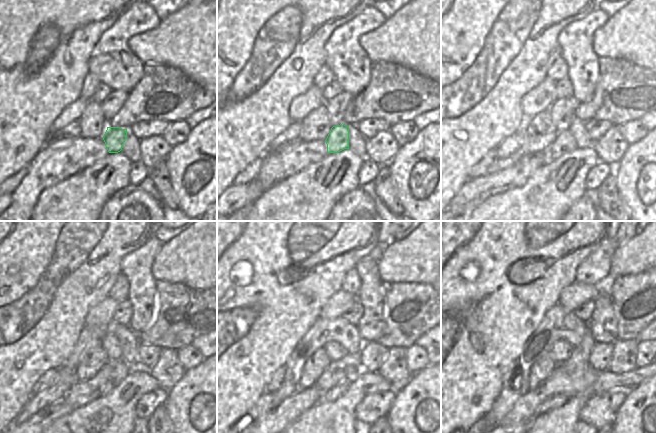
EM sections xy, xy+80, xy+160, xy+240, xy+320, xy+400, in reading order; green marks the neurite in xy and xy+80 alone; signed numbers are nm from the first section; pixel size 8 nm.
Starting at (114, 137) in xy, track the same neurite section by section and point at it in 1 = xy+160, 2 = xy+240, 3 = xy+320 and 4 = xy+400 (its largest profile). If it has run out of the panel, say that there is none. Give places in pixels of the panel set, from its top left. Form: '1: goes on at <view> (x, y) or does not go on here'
1: goes on at xy+160 (564, 143)
2: goes on at xy+240 (121, 369)
3: goes on at xy+320 (334, 394)
4: goes on at xy+400 (555, 401)

